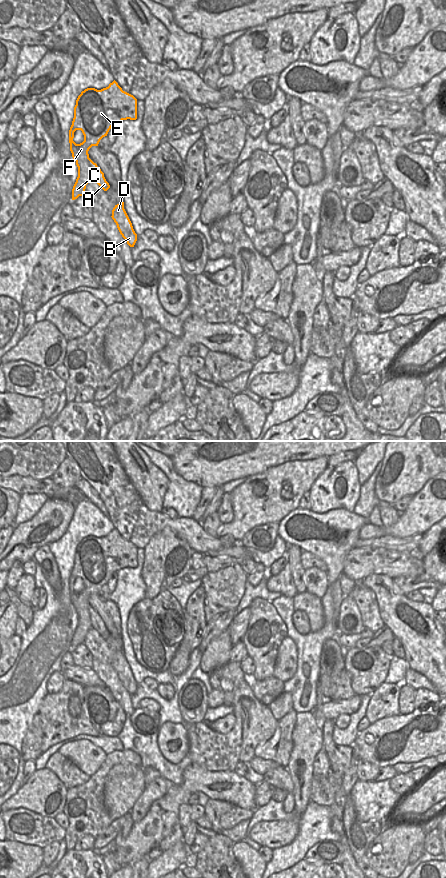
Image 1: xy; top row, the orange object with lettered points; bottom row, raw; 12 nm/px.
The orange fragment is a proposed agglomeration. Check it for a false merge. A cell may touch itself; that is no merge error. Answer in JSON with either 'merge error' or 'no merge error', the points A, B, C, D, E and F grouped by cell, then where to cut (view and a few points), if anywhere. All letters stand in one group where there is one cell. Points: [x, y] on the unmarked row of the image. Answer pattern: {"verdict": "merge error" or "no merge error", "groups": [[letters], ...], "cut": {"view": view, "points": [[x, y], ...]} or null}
{"verdict": "merge error", "groups": [["A", "B", "D"], ["C", "E", "F"]], "cut": {"view": "xy", "points": [[89, 606], [89, 617], [92, 626]]}}

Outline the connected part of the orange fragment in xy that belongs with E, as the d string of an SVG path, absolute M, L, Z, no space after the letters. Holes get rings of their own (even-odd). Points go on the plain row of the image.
M115 528L101 538L87 536L78 544L69 578L70 599L78 615L72 648L84 644L86 633L92 628L89 597L98 594L114 572L127 567L137 567L137 547L123 539ZM76 578L84 583L80 592L73 589Z

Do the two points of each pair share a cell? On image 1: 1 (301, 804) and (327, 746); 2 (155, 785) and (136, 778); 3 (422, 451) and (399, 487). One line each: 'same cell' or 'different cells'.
1: different cells
2: different cells
3: same cell

